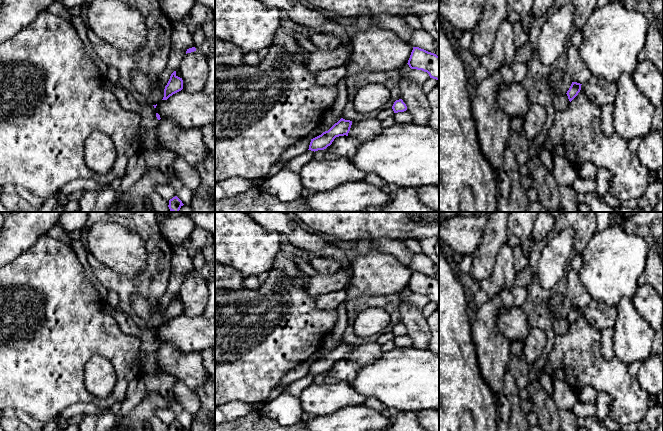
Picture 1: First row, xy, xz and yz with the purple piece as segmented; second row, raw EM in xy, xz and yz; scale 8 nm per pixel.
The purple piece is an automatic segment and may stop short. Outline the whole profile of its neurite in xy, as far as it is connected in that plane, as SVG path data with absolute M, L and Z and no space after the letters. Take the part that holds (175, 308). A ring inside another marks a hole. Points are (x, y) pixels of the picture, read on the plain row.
M174 295L170 300L167 309L165 310L164 321L162 324L167 324L170 320L181 315L182 313L183 313L183 304L182 302L178 301L176 299L176 295Z

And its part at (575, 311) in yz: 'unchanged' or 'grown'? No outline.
unchanged

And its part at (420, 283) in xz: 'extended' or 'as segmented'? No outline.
as segmented

